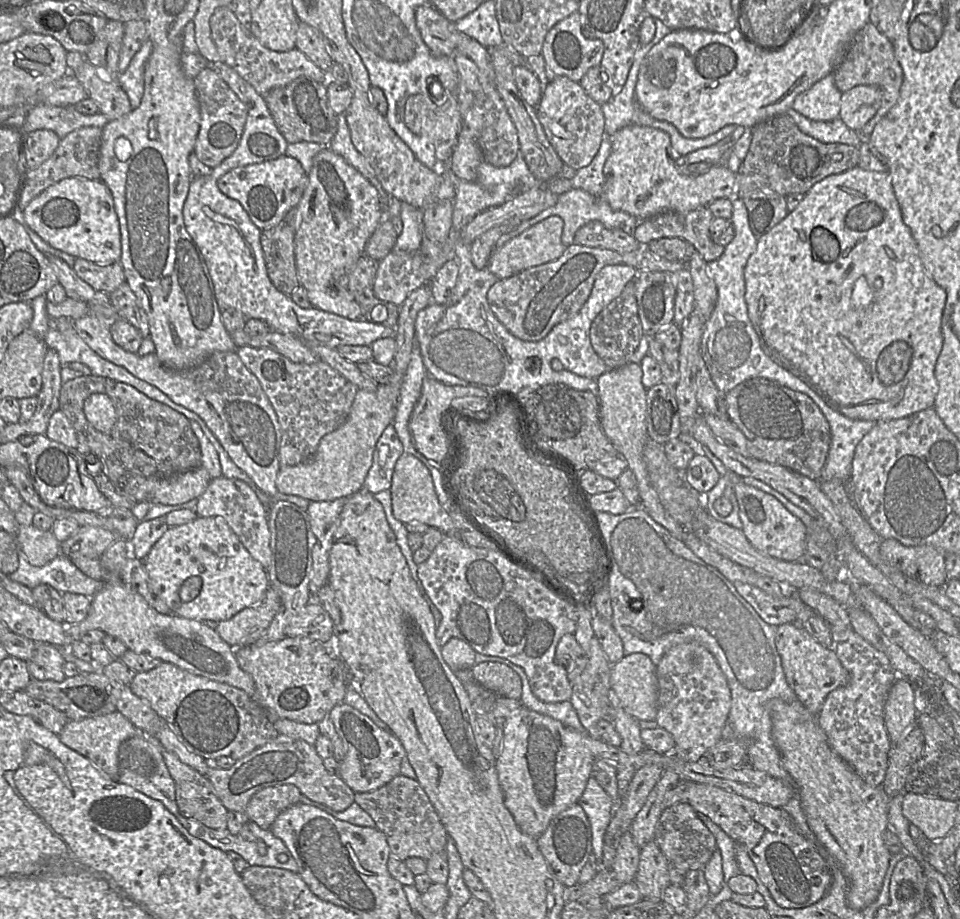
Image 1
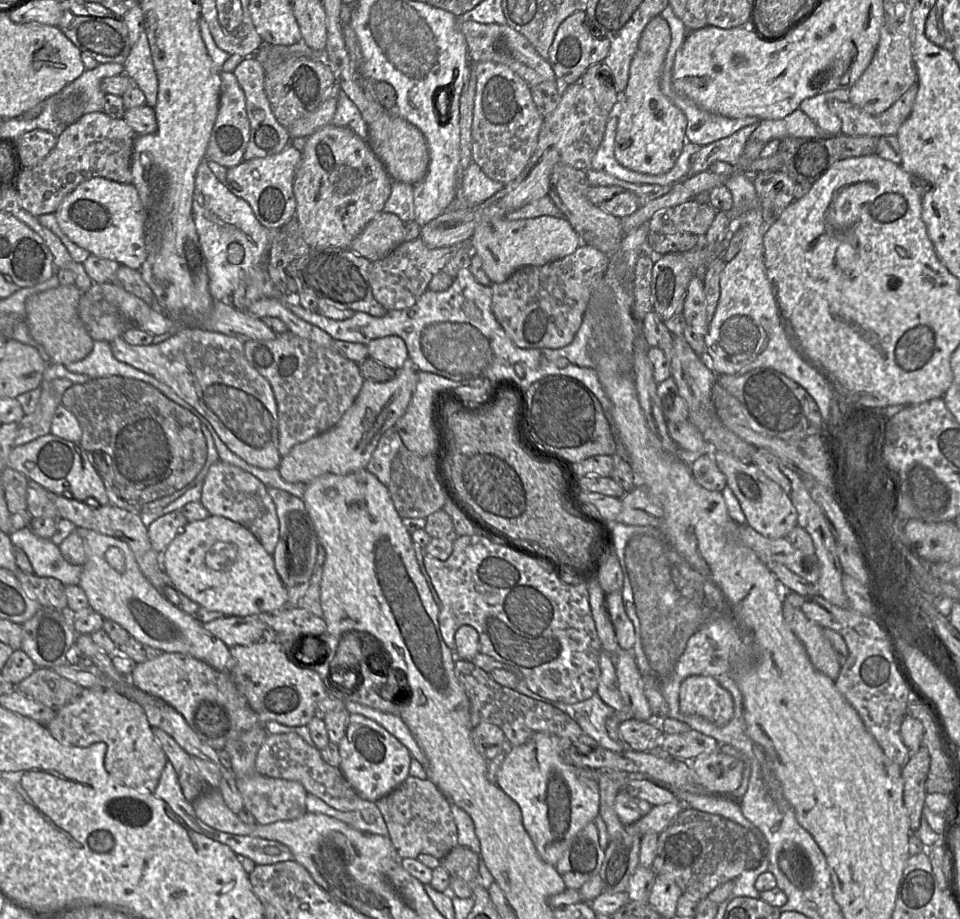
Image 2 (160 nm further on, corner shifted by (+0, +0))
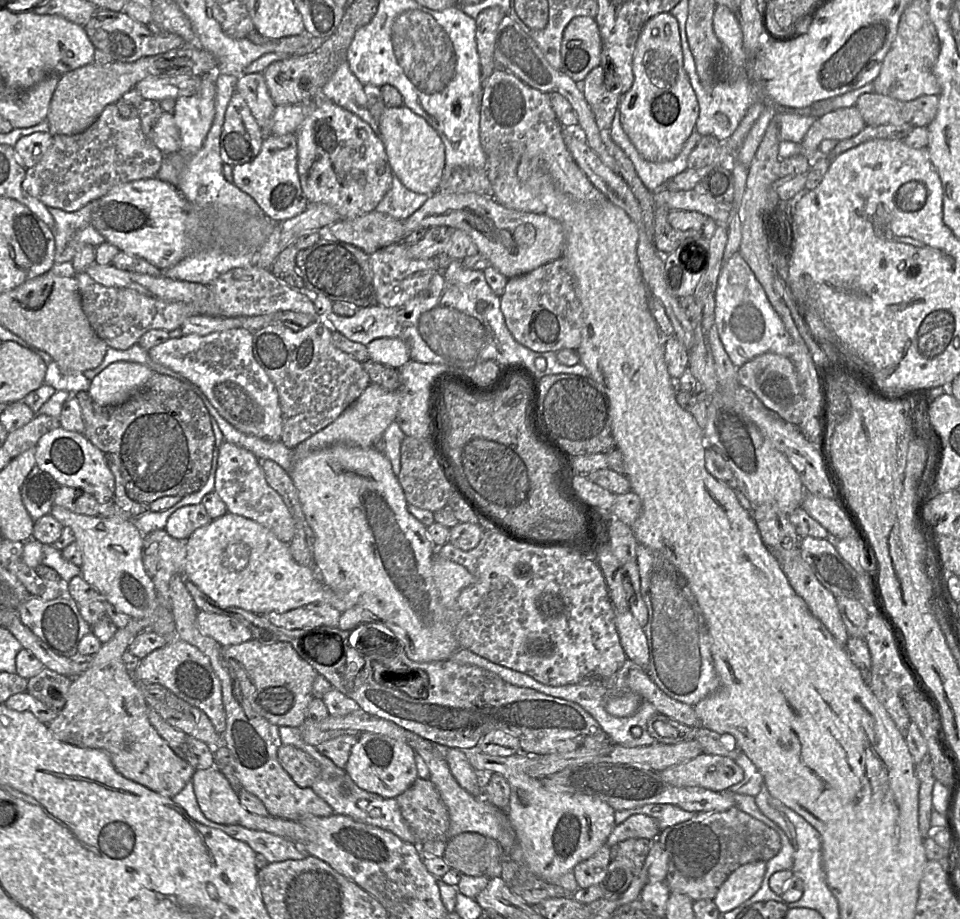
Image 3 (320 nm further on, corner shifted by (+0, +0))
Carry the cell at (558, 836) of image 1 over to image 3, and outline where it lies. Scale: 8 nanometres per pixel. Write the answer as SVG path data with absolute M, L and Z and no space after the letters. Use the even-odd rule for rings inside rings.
M604 844L591 857L578 863L572 873L579 888L587 889L593 885L600 885L605 878L610 861L610 847Z

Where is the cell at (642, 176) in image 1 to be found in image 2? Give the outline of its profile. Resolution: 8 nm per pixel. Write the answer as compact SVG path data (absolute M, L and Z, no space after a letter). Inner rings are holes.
M660 15L652 18L639 39L617 117L615 159L625 168L643 174L667 173L675 165L684 146L687 118L660 88L662 66L670 44L671 32L667 21Z

